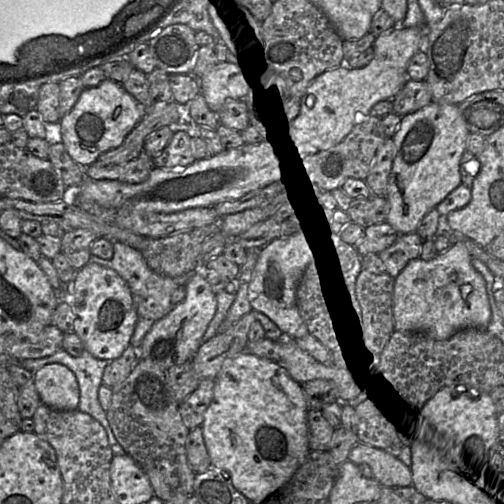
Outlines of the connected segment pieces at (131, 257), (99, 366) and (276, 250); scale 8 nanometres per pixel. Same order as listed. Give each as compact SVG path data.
M113 241L113 257L111 259L107 260L91 255L91 262L113 269L127 282L137 313L137 322L130 345L137 350L152 325L166 316L175 306L171 303L172 292L181 285L185 286L196 273L196 270L191 270L175 278L159 275L150 269L139 250L118 241Z
M64 349L58 350L51 356L40 359L19 360L21 367L33 375L48 364L58 363L68 367L77 379L80 389L80 401L78 409L95 418L105 429L110 447L114 455L125 455L125 450L116 440L107 419L106 411L101 407L98 391L102 385L104 369L111 362L95 358L84 350L80 357L73 357Z
M301 230L274 238L257 250L257 260L248 288L253 310L265 314L283 332L292 337L309 334L296 306L296 287L301 276L310 240Z

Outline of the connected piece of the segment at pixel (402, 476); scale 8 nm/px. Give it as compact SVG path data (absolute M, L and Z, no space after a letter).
M357 443L350 451L348 460L356 465L368 464L373 477L384 487L408 487L412 485L412 475L409 466L406 466L398 457L382 449Z

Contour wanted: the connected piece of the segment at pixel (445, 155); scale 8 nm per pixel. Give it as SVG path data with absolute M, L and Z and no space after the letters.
M430 102L404 115L395 135L395 157L388 180L388 223L399 233L416 233L423 217L461 183L460 161L469 131L457 104Z

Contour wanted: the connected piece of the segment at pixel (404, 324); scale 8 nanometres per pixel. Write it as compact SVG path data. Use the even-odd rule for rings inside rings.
M456 239L448 251L432 260L410 260L395 279L395 330L425 333L435 340L446 340L463 328L486 329L491 319L491 308L485 280L473 267L472 259L464 240Z

